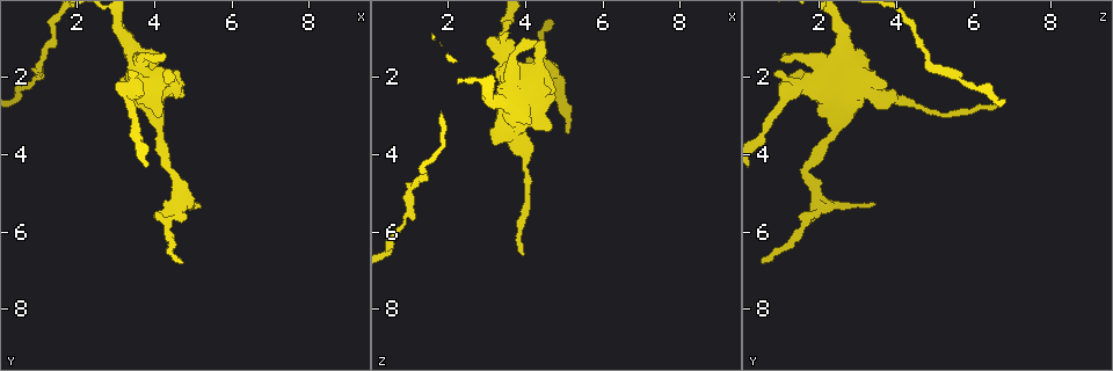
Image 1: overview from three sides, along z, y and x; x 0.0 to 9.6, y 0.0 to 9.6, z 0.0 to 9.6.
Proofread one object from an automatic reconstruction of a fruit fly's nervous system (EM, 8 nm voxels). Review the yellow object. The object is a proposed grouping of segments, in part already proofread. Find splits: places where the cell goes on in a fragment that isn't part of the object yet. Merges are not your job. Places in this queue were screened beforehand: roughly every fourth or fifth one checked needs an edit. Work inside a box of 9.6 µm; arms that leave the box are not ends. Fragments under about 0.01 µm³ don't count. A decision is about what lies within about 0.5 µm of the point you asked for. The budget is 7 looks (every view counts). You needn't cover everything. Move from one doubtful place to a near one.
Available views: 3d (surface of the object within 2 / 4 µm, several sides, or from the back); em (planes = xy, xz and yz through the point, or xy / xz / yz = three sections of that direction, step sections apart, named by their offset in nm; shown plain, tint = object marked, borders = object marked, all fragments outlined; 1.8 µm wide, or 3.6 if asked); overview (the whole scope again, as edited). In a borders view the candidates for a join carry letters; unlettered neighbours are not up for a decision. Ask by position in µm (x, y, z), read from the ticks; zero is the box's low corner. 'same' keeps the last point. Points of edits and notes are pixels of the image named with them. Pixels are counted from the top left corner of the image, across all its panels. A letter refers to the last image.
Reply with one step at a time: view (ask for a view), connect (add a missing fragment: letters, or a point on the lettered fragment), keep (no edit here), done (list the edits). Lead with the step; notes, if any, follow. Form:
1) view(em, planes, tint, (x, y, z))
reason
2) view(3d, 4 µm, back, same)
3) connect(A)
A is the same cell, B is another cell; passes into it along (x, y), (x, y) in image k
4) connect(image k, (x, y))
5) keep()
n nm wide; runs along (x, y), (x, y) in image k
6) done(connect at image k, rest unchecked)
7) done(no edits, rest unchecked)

view(em, planes, tint, (3.90, 2.75, 6.65))
long arm stops here

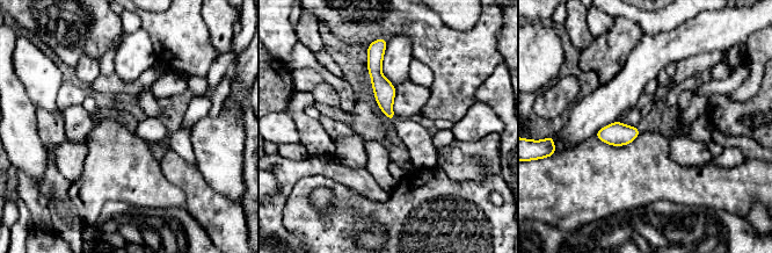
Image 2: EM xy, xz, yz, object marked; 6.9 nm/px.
view(em, planes, borders, same)
see the neighbours

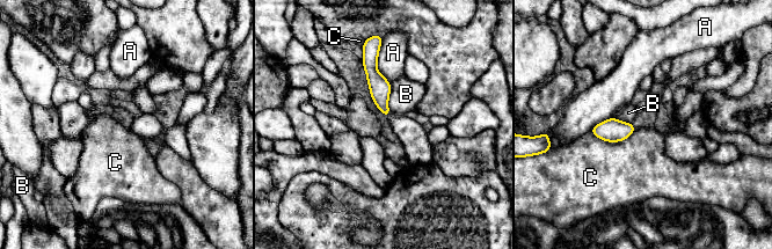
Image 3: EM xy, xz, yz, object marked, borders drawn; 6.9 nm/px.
keep()
A, B and C are other cells; runs along (366, 58), (380, 88), (385, 110) in image 3; none of them fits

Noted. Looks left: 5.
view(em, xz, step 4, tint, (3.35, 1.10, 2.60))
thick turns thin

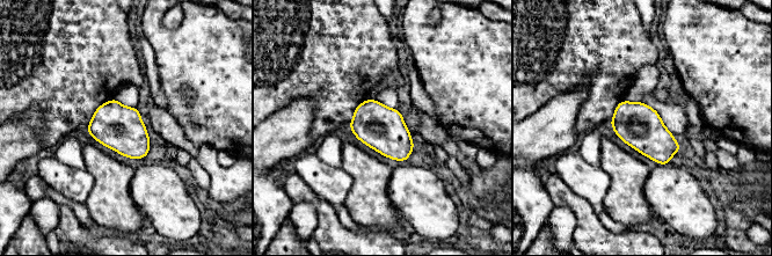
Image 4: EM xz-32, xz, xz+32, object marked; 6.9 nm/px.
view(em, planes, borders, same)

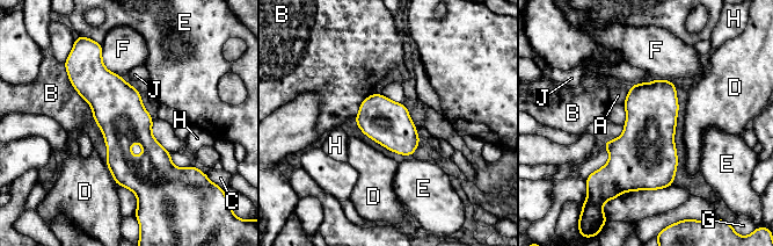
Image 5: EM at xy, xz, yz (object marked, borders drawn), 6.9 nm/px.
keep()
A, B, C, D, E, F, G, H and J are other cells; no lettered fragment goes on from it

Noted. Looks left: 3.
view(em, planes, borders, (4.50, 2.10, 1.20))
an open end

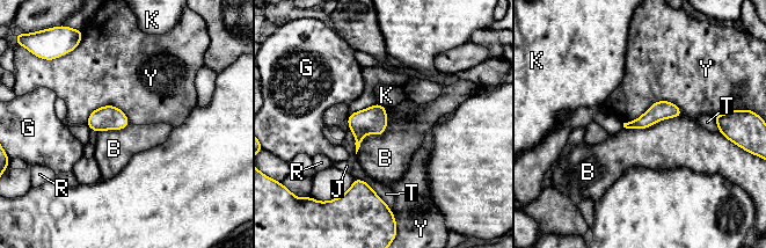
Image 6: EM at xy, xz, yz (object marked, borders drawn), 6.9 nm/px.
keep()
Y touches over 420 nm; B, G, J, K, R, T and Y are other cells; border along (385, 107), (356, 154) in image 6; none of them fits

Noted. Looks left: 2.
done(no edits, rest unchecked)

